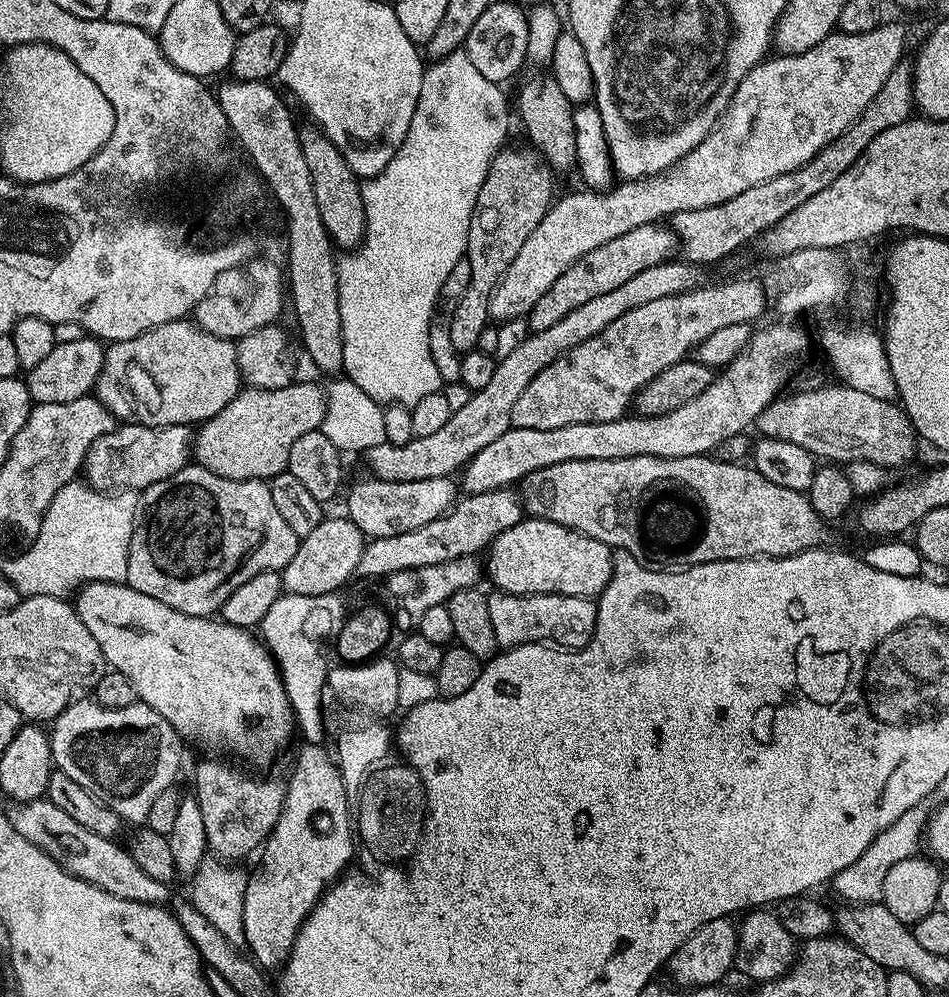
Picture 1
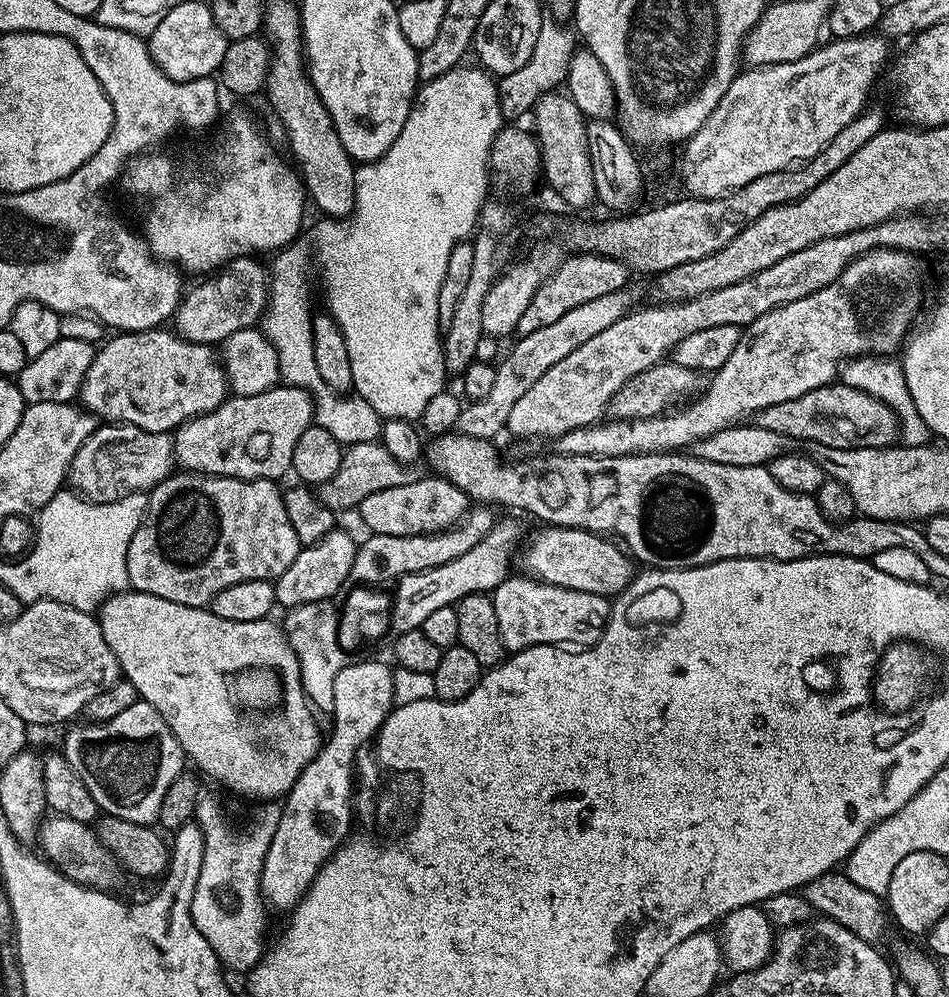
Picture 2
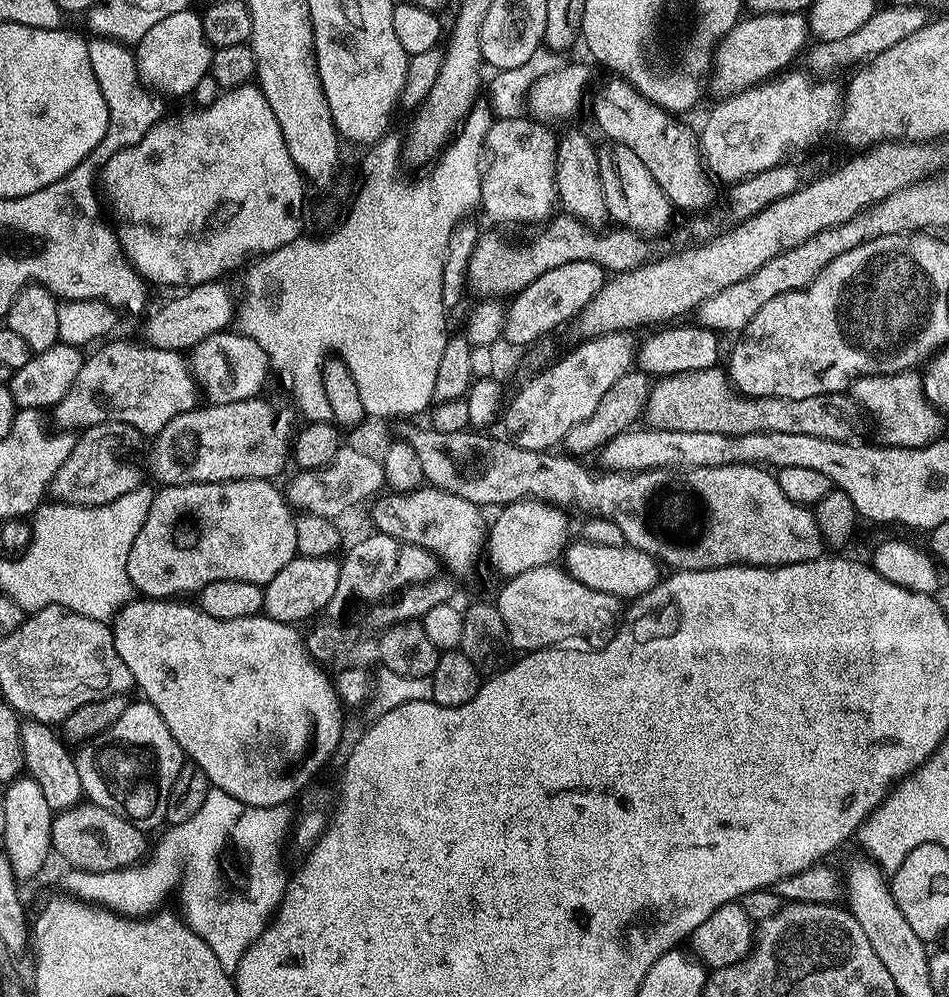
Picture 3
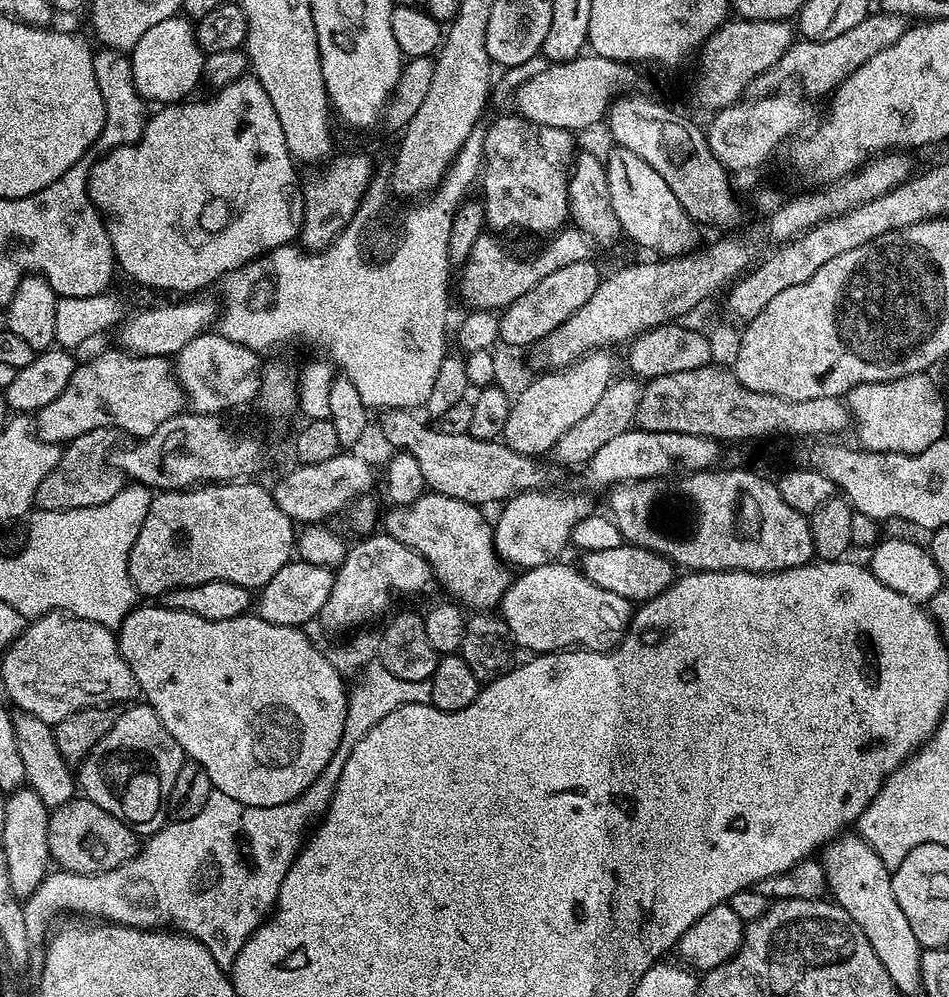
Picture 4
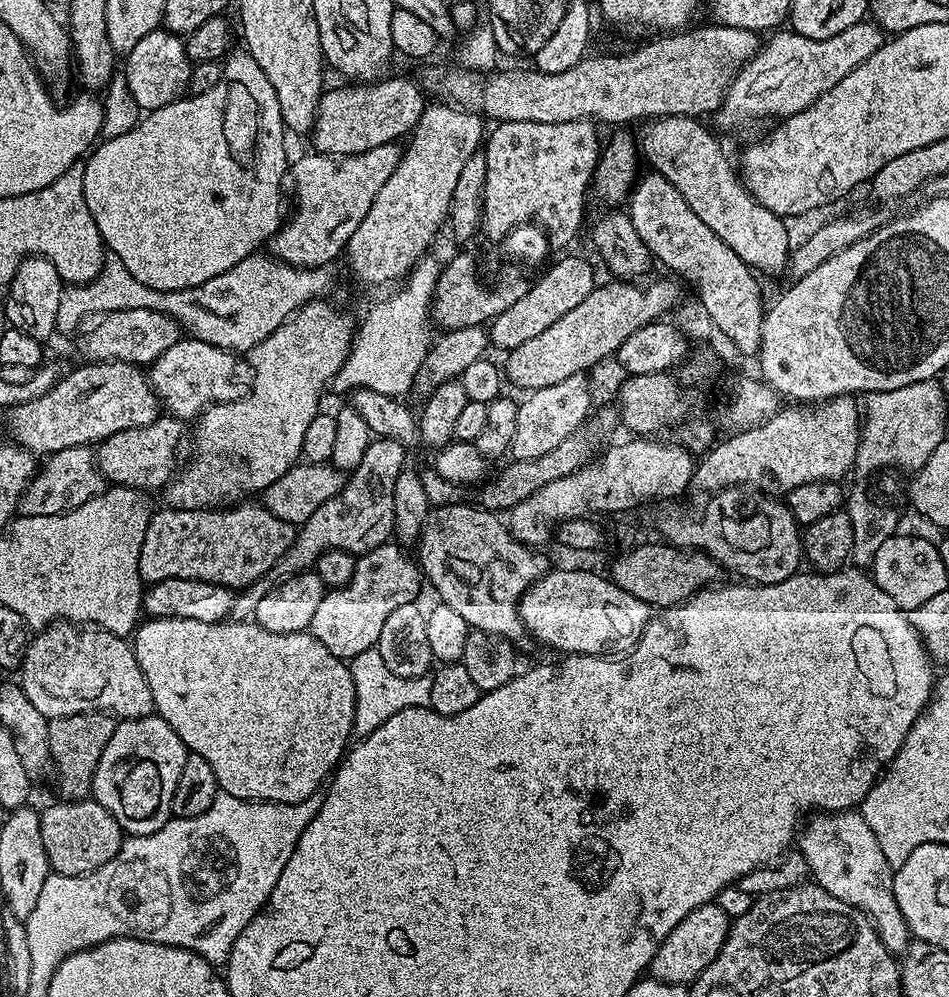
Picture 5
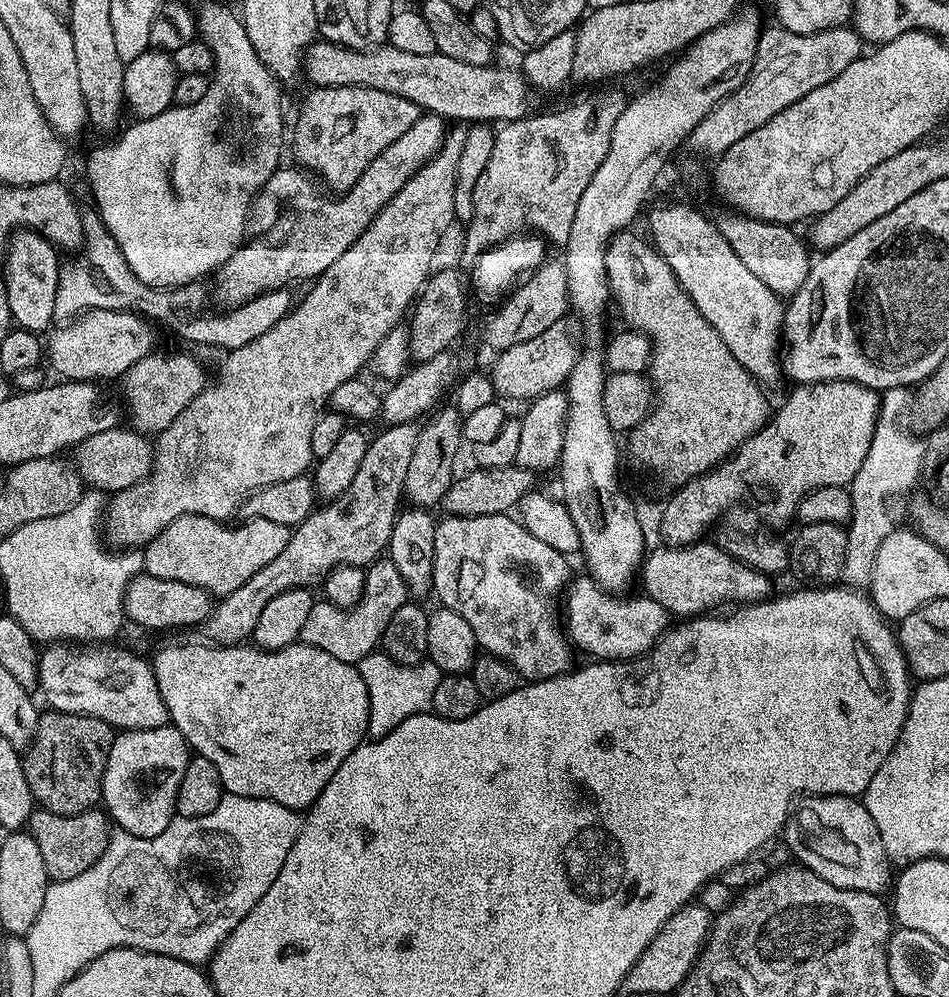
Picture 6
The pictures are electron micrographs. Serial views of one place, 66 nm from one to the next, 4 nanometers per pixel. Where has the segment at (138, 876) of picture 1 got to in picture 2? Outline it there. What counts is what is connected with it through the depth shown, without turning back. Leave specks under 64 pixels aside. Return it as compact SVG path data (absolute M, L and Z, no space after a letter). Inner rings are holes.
M55 814L45 815L40 821L39 844L41 848L39 851L44 859L59 868L66 878L74 882L86 884L89 888L112 890L120 880L122 869L116 856L110 850L106 850L106 846L102 846L102 842L88 824Z

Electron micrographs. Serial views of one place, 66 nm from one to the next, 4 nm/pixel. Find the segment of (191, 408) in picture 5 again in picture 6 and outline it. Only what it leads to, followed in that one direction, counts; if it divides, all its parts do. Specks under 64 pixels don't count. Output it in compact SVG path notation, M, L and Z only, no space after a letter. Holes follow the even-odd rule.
M160 350L153 351L151 356L134 362L131 370L122 377L124 392L132 399L131 427L137 432L145 434L159 434L164 432L182 414L198 394L206 386L204 368L192 356L184 352L172 352L163 356Z

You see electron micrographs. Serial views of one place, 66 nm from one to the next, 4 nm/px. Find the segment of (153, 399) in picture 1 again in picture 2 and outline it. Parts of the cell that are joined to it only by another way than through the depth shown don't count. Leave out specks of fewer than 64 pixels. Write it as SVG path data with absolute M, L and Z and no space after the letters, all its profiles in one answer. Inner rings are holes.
M167 327L151 328L145 332L121 332L113 335L111 338L105 339L103 343L96 349L96 357L94 362L90 362L90 370L86 370L86 378L80 387L79 403L87 408L93 416L104 422L113 424L133 424L147 432L166 432L171 433L180 427L181 424L188 420L193 420L196 416L206 414L210 410L214 410L229 395L228 377L224 374L224 365L218 355L217 349L210 344L195 344L189 340L184 340L181 336L176 335L175 331L169 330Z

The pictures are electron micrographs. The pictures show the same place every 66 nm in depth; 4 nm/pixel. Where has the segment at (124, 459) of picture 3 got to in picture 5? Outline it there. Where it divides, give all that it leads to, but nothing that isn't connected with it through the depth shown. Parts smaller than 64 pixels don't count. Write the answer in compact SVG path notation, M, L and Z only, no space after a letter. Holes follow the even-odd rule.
M74 446L70 450L58 450L47 457L48 460L39 465L38 471L28 483L28 489L20 496L19 515L49 516L62 514L70 508L77 508L90 498L105 491L106 481L96 465L96 453L88 446Z

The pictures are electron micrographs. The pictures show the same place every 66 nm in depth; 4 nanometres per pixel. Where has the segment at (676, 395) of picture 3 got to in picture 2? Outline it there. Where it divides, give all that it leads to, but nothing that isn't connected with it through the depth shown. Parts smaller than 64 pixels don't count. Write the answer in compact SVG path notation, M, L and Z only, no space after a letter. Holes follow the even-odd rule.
M839 382L824 384L818 390L802 394L790 402L778 402L755 413L754 423L762 430L774 430L774 434L787 436L789 441L805 440L808 446L821 444L834 448L890 448L898 440L896 412L886 402L870 398L854 386Z

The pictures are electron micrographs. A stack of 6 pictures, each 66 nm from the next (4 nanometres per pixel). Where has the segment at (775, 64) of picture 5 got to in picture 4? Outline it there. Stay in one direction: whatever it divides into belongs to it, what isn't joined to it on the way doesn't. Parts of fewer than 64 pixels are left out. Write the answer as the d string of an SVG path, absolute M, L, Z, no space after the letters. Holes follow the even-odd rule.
M883 10L873 11L865 20L858 22L858 26L846 30L846 34L838 34L838 38L801 39L799 42L792 43L790 50L786 50L786 54L780 59L778 72L784 76L800 76L801 86L799 85L799 87L809 97L811 97L810 95L827 97L836 91L837 86L847 76L854 74L854 70L858 70L858 66L870 62L870 58L874 58L874 54L882 54L882 50L886 50L886 46L894 46L894 42L898 42L898 38L902 38L905 27L905 17L896 16L892 12Z

